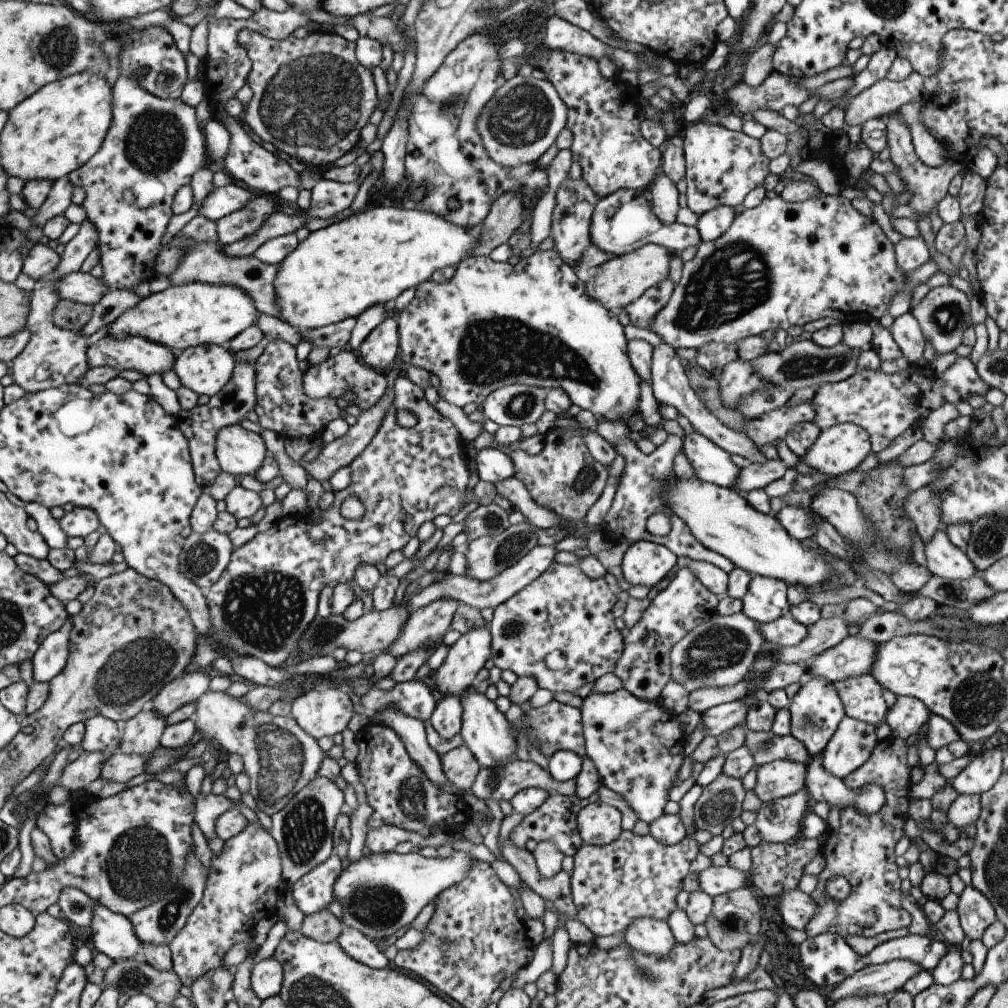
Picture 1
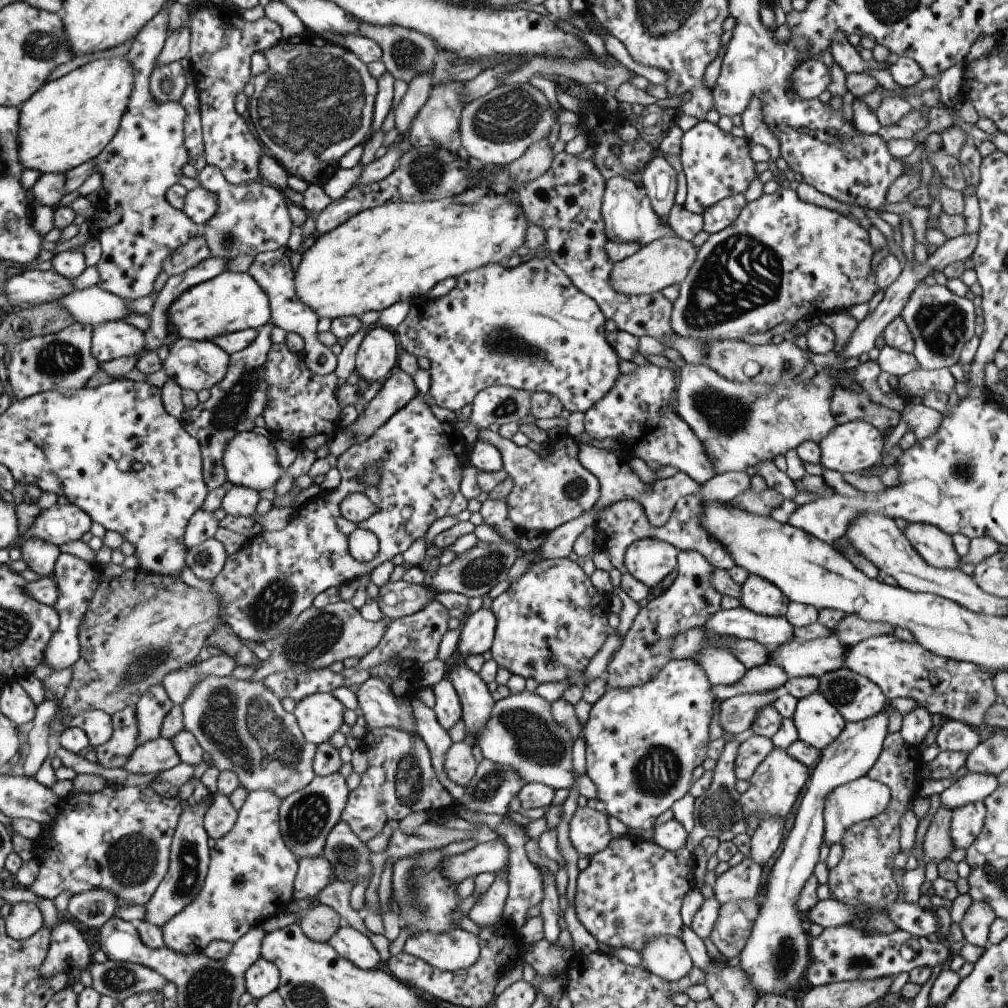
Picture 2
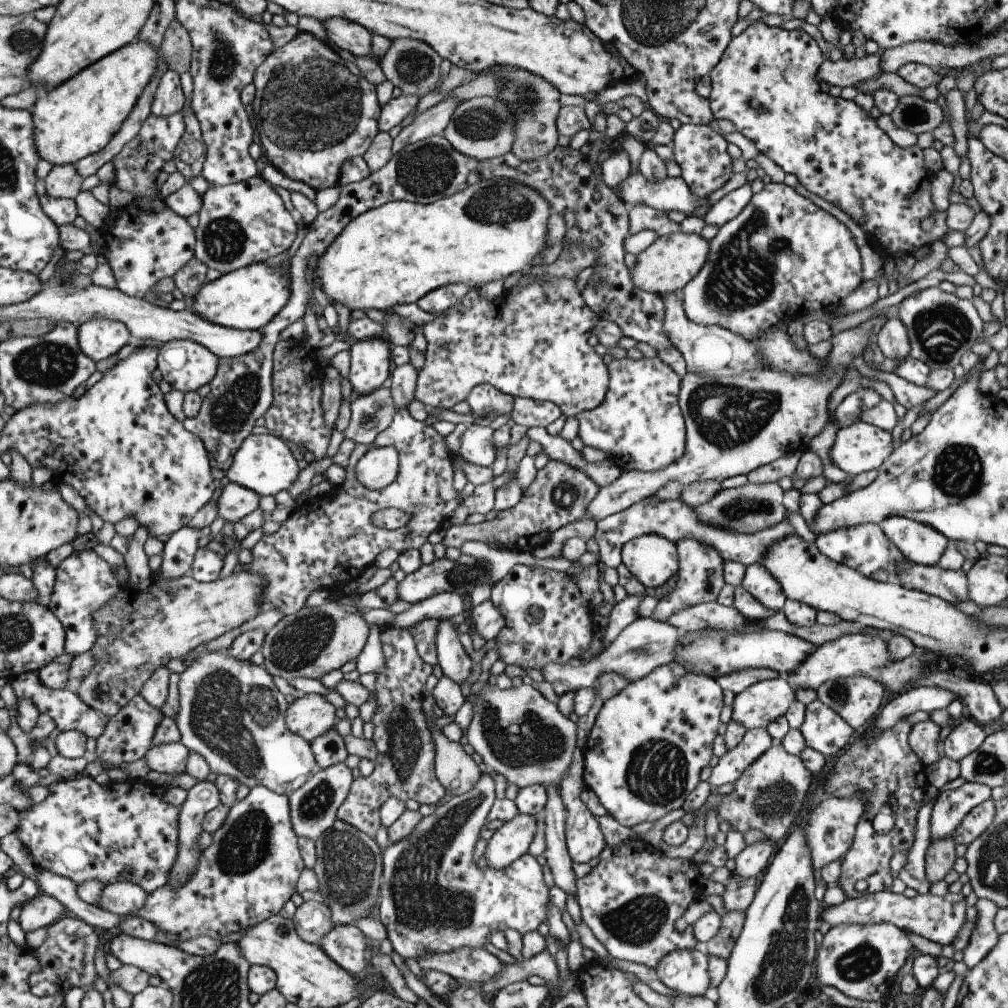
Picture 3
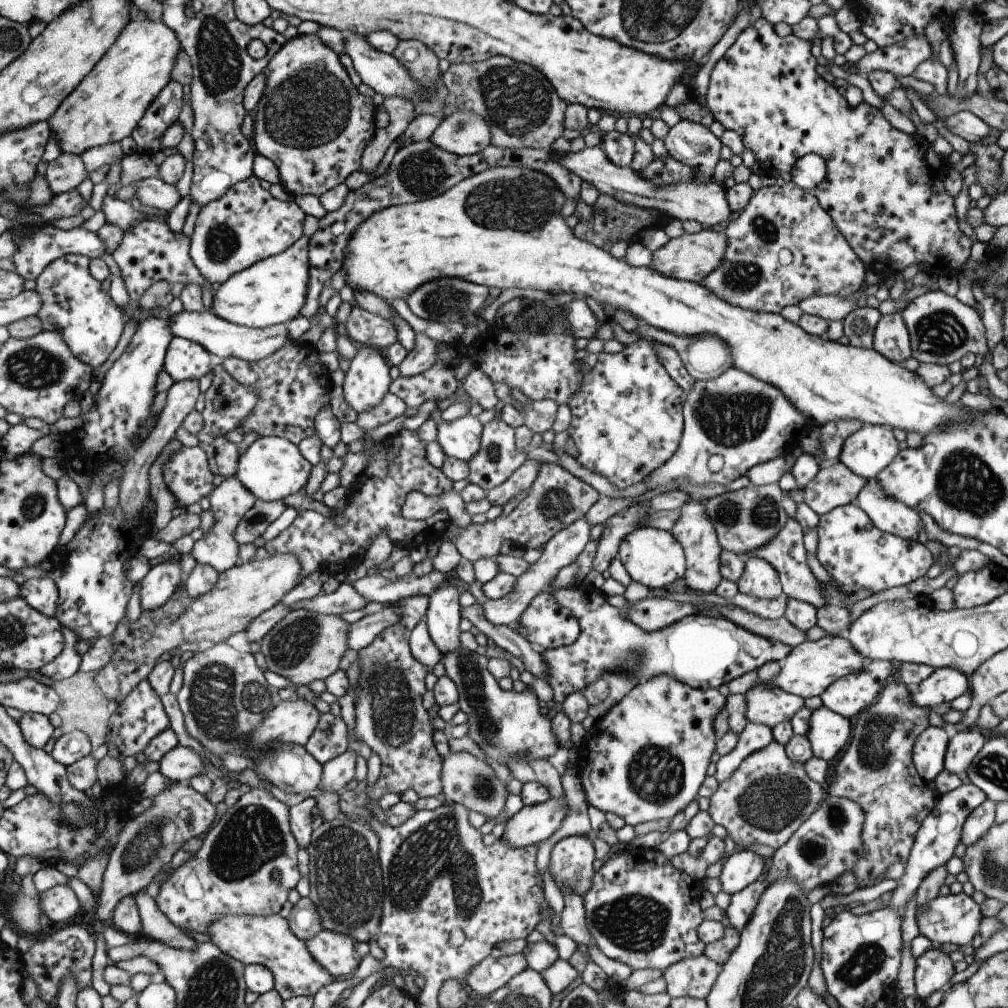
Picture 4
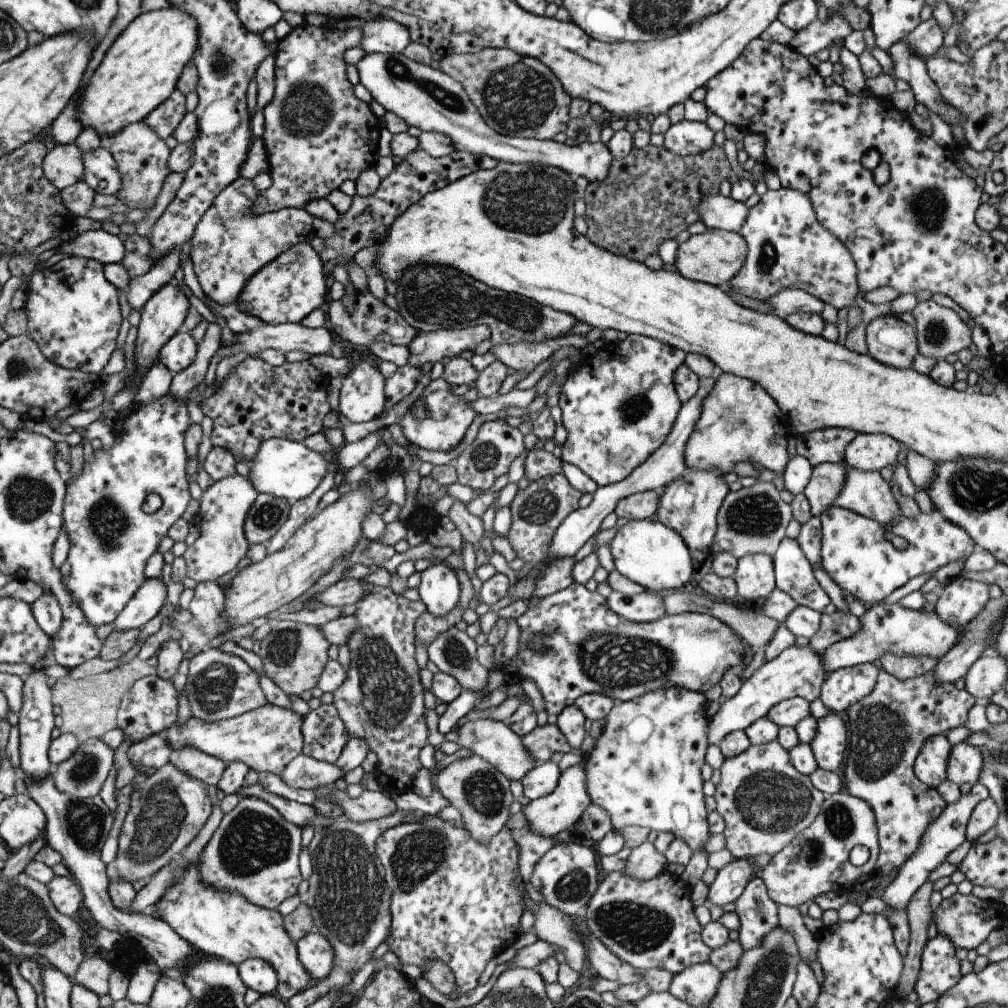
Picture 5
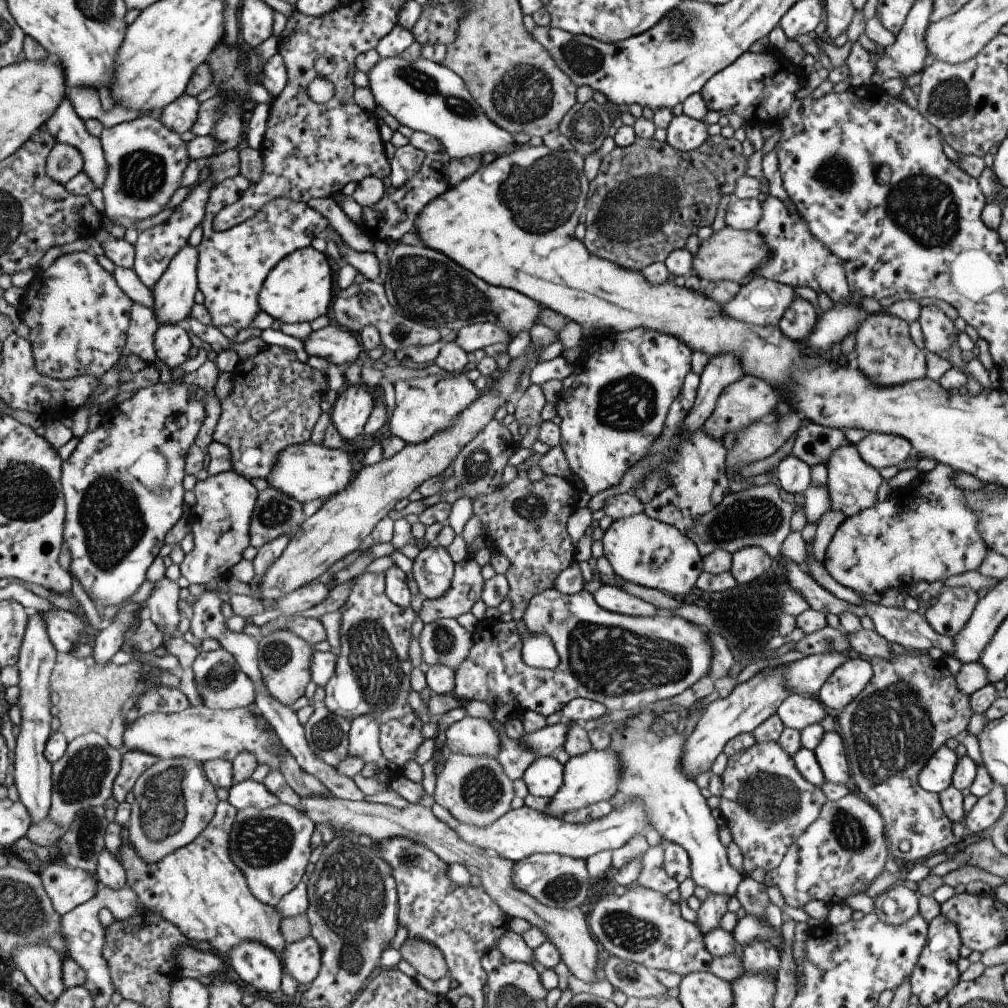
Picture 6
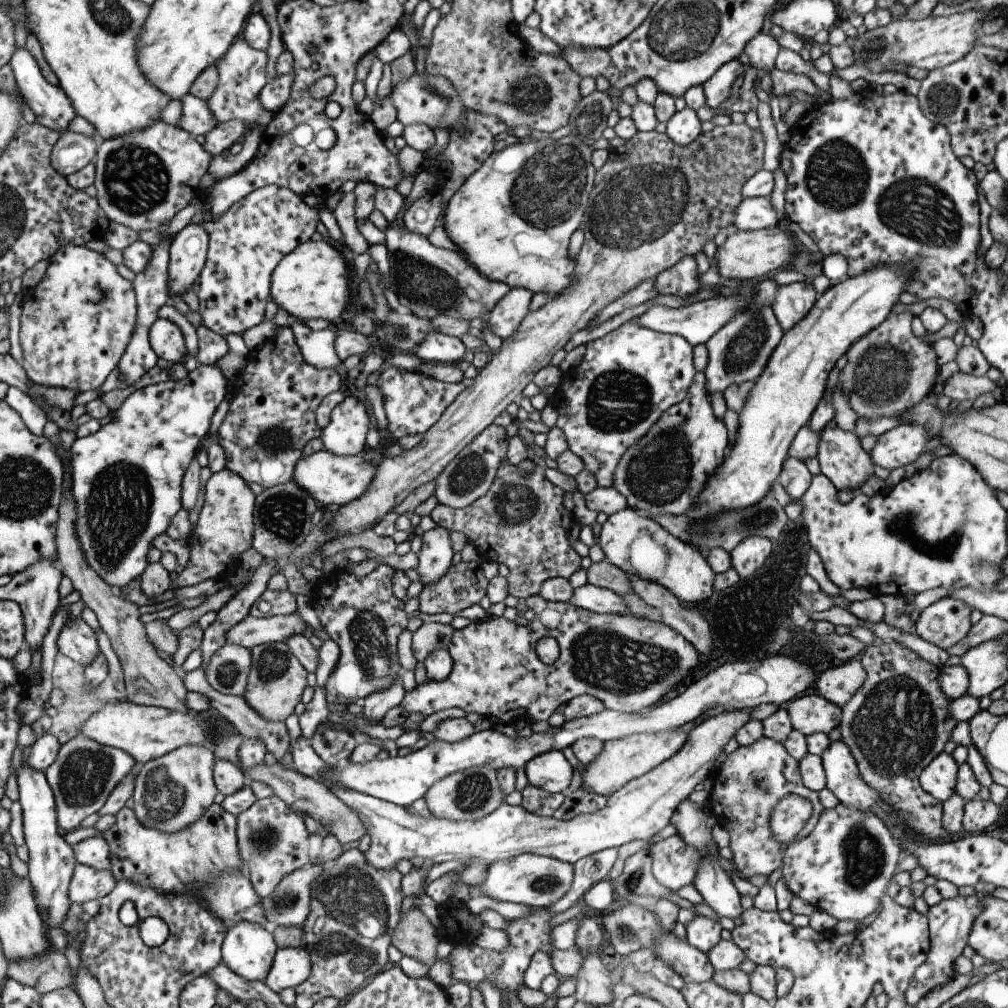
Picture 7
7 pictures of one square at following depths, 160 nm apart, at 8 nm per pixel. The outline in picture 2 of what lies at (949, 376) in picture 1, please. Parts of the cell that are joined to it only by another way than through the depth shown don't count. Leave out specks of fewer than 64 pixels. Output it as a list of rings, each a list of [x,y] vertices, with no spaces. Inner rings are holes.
[[[837,385],[832,390],[828,409],[837,425],[849,421],[865,421],[872,424],[886,438],[900,420],[900,412],[874,403],[865,391],[852,391]]]

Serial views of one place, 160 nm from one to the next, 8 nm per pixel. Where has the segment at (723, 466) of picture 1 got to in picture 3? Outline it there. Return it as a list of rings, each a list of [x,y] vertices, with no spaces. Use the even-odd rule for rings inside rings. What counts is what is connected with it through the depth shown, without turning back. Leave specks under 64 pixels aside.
[[[629,357],[614,359],[606,366],[608,385],[603,400],[589,410],[576,414],[577,436],[584,445],[603,450],[611,461],[623,471],[656,471],[681,458],[685,446],[684,418],[677,404],[680,378],[659,357],[633,360]]]

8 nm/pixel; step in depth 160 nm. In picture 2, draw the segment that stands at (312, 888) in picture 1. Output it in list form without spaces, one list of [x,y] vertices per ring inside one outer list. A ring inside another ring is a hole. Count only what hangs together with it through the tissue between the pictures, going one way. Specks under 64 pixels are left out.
[[[303,857],[298,862],[292,884],[293,901],[315,897],[325,887],[334,885],[333,878],[332,864],[325,857]]]

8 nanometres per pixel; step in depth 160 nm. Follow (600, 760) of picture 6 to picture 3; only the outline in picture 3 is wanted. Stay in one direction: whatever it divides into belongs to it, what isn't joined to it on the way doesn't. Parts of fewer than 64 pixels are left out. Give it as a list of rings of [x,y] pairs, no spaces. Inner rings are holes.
[[[519,814],[493,831],[482,854],[486,866],[499,871],[525,854],[535,832],[535,822],[532,816]]]

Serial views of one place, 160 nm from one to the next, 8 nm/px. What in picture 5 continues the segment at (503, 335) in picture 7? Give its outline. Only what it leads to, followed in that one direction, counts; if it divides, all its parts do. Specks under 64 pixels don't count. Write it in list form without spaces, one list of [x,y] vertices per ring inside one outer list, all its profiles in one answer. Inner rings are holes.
[[[477,325],[466,329],[439,329],[436,331],[415,331],[413,338],[405,347],[408,350],[409,366],[431,366],[443,358],[455,357],[460,351],[468,350],[473,344],[490,338],[487,325]]]

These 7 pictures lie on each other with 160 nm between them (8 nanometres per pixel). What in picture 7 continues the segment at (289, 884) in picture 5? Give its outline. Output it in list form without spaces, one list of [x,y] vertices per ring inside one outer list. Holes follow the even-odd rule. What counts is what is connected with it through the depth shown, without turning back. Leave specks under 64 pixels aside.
[[[274,795],[257,799],[249,808],[236,817],[236,846],[240,860],[244,864],[249,882],[257,896],[272,894],[279,880],[293,870],[306,866],[308,837],[303,815],[289,808],[283,800]]]

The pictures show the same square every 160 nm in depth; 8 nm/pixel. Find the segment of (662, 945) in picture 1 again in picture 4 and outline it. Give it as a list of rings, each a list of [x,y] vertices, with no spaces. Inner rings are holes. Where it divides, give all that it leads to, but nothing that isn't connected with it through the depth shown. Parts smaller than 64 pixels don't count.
[[[703,953],[670,964],[662,971],[666,994],[671,999],[691,997],[704,999],[721,970]]]

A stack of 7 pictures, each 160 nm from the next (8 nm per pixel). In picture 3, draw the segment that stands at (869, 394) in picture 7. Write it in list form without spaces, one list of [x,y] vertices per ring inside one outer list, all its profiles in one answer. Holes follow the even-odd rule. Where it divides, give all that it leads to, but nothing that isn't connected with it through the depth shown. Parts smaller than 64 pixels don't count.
[[[887,319],[874,338],[884,358],[902,359],[910,354],[910,344],[905,325],[899,319]]]

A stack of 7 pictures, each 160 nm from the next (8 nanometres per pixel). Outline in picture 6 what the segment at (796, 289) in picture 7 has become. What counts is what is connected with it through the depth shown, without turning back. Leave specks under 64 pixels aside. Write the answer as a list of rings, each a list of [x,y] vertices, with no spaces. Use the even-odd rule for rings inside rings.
[[[796,296],[776,324],[789,340],[804,340],[816,322],[813,306]]]

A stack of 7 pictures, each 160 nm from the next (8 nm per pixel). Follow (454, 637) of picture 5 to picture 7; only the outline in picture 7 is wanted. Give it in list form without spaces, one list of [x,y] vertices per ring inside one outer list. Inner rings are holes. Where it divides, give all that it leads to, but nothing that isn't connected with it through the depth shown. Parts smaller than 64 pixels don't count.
[[[421,623],[412,632],[412,652],[417,662],[427,658],[427,654],[437,649],[446,649],[454,630],[451,625],[441,623]]]

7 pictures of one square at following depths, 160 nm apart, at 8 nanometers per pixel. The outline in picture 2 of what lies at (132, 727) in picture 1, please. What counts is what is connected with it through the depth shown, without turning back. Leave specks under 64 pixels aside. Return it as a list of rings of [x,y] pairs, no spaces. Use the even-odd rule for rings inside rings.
[[[150,686],[133,705],[136,720],[136,744],[156,739],[160,736],[160,724],[172,707],[163,687]]]

